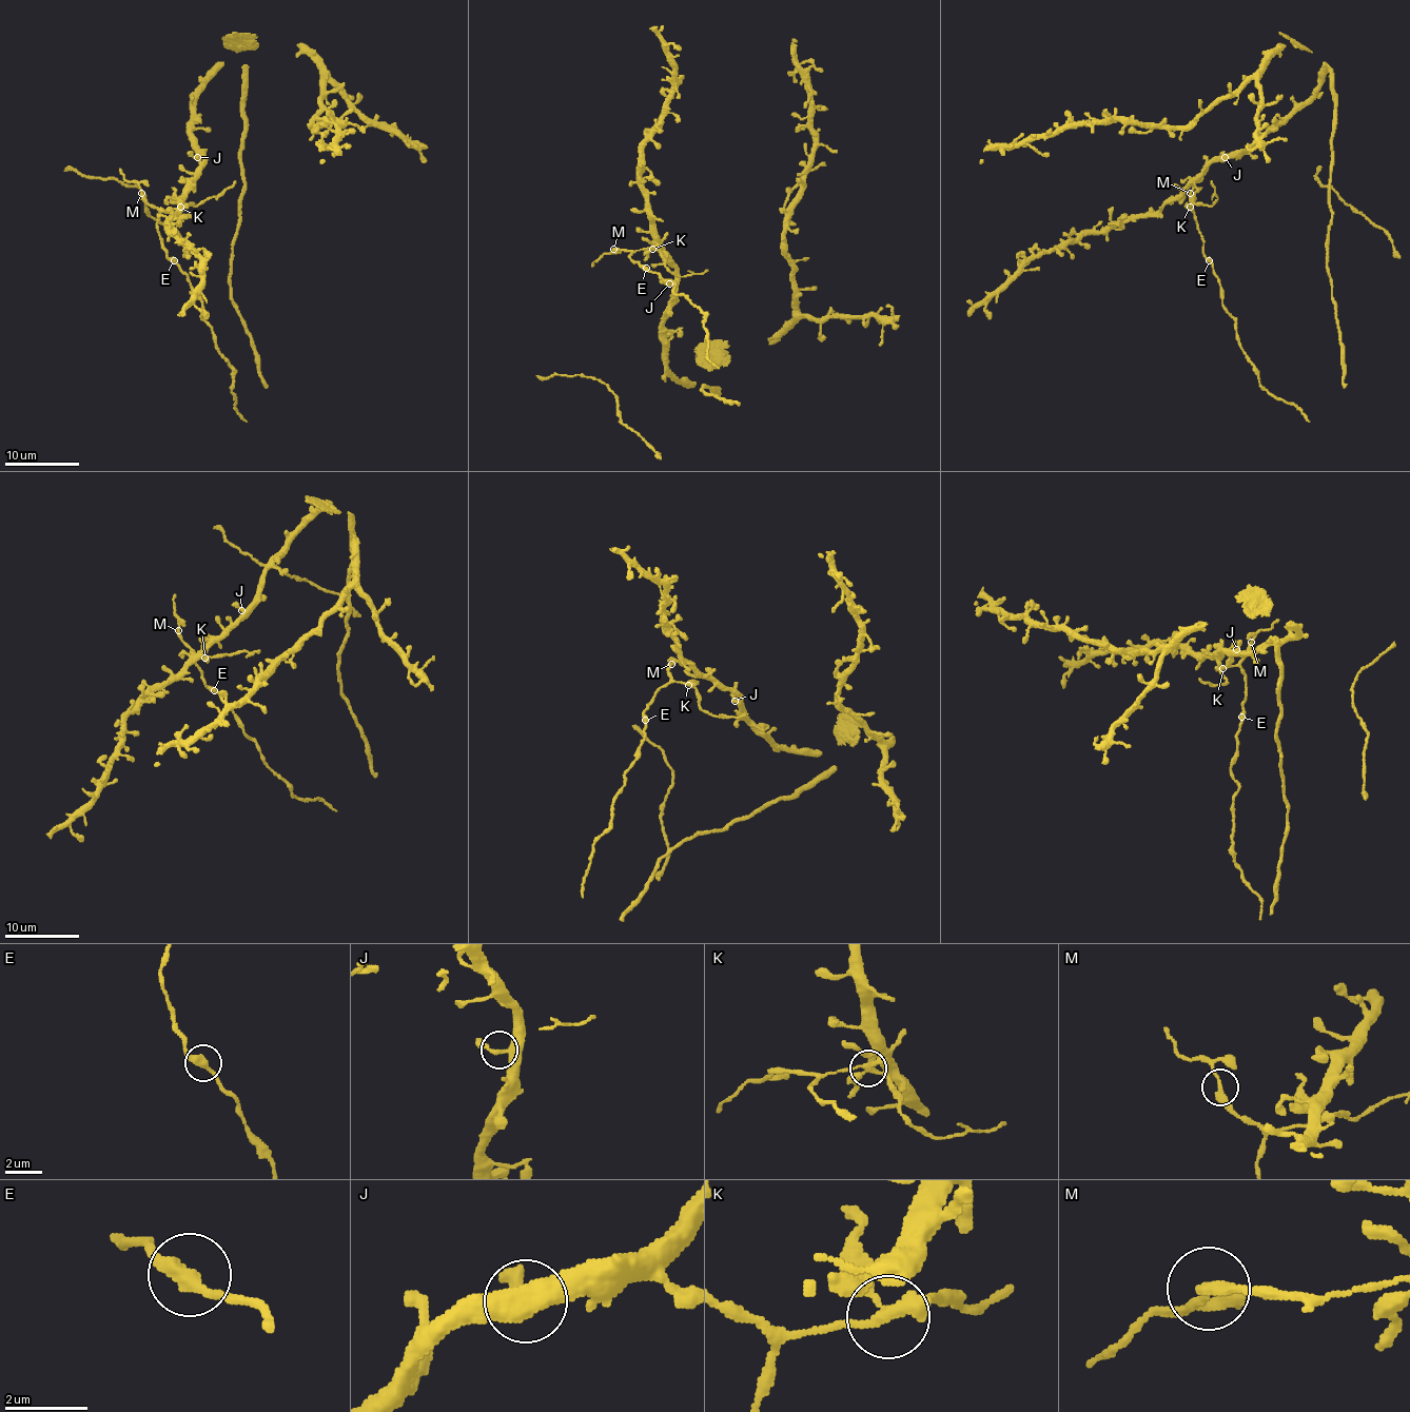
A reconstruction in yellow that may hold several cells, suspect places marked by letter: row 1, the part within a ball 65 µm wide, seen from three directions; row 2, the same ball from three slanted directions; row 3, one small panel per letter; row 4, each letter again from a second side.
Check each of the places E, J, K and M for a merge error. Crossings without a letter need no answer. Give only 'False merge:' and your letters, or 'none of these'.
False merge: K, M

